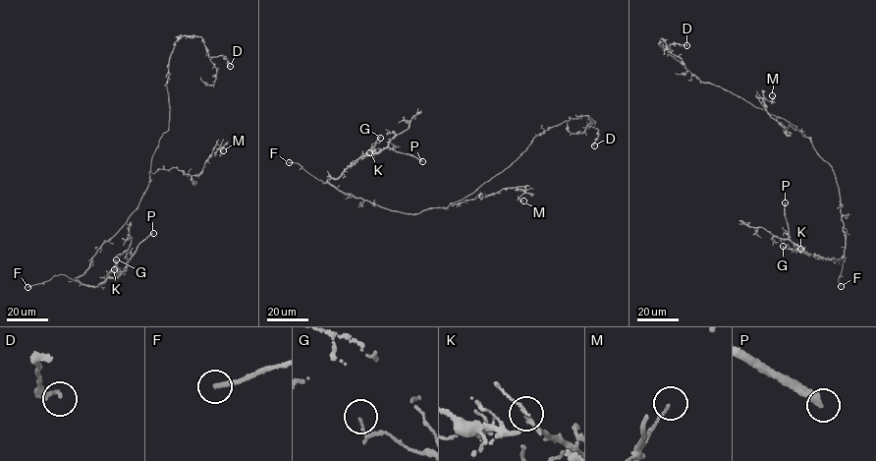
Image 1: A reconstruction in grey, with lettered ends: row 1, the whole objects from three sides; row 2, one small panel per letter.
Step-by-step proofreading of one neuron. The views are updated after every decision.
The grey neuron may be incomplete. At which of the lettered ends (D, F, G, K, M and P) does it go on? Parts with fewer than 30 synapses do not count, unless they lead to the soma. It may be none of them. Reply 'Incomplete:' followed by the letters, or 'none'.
Incomplete: F, P

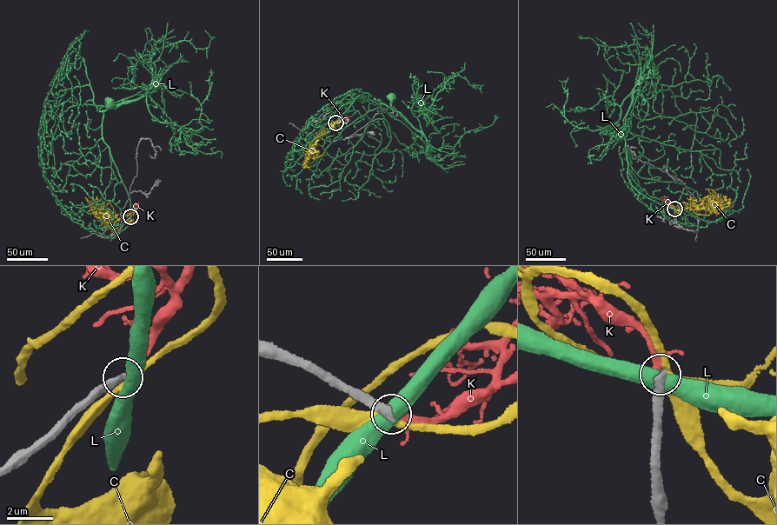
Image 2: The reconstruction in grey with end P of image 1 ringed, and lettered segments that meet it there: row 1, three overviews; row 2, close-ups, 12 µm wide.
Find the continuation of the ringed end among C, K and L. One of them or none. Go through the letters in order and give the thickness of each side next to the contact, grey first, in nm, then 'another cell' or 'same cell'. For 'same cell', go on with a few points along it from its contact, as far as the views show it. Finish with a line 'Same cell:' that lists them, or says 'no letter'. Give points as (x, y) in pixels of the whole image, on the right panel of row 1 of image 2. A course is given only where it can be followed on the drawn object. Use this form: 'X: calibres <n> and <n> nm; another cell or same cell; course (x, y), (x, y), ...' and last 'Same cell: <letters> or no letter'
C: calibres 400 and 320 nm; another cell
K: calibres 360 and 220 nm; same cell; course (674, 209), (661, 199)
L: calibres 380 and 500 nm; another cell
Same cell: K

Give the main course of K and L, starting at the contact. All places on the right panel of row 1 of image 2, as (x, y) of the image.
K: (674, 209), (661, 199)
L: (674, 209), (647, 198), (632, 184), (627, 174), (626, 144), (621, 134), (623, 126), (621, 129), (611, 133)

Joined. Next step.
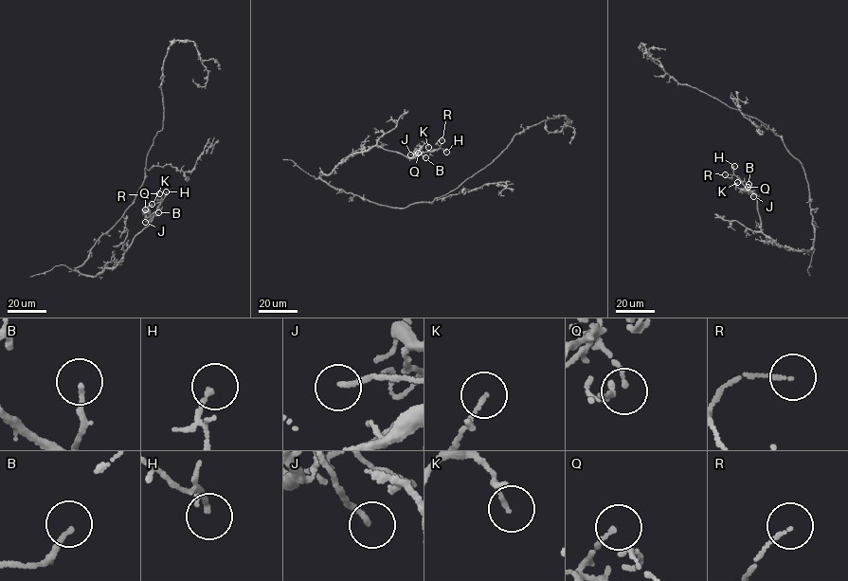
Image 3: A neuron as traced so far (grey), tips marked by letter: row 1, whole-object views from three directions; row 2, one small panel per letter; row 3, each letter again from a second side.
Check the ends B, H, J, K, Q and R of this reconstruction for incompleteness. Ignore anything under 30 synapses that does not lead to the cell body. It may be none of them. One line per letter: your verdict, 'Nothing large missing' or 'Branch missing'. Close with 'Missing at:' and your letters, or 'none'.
B: Nothing large missing
H: Nothing large missing
J: Nothing large missing
K: Nothing large missing
Q: Nothing large missing
R: Nothing large missing
Missing at: none

